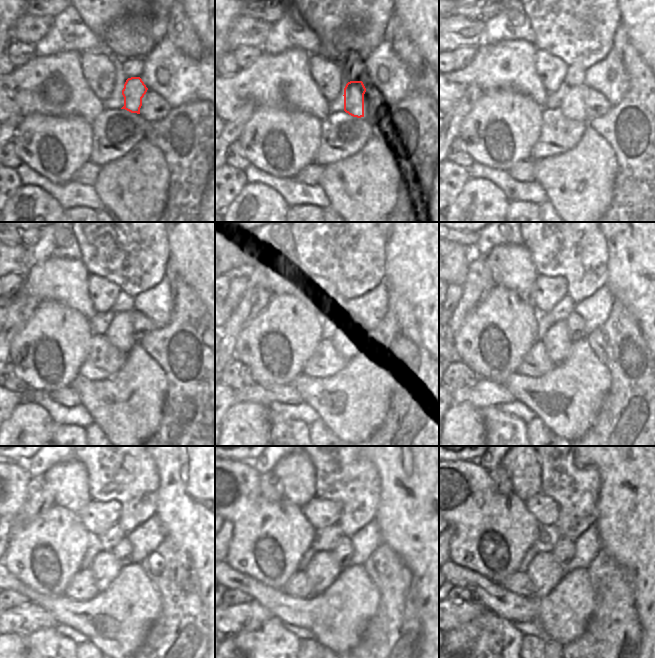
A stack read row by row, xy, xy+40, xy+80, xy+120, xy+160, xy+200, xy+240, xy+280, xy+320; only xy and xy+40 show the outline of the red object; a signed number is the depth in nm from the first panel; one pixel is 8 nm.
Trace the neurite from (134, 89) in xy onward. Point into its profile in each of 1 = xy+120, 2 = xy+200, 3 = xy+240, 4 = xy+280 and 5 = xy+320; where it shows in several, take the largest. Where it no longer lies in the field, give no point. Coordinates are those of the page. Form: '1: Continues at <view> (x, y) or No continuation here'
1: Continues at xy+120 (120, 334)
2: Continues at xy+200 (556, 340)
3: Continues at xy+240 (105, 568)
4: Continues at xy+280 (323, 569)
5: Continues at xy+320 (544, 571)

